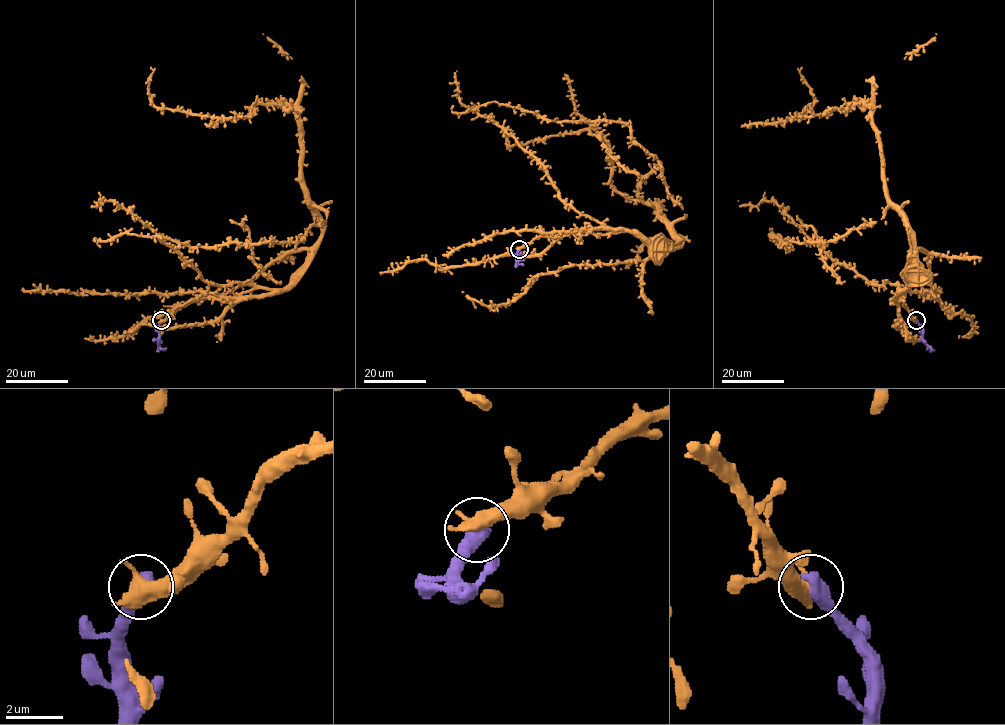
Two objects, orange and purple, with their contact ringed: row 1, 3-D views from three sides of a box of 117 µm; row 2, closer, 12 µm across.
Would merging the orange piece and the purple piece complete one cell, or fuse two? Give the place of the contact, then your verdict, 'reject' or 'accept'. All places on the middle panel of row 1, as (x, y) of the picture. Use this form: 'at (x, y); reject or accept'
at (519, 249); accept

